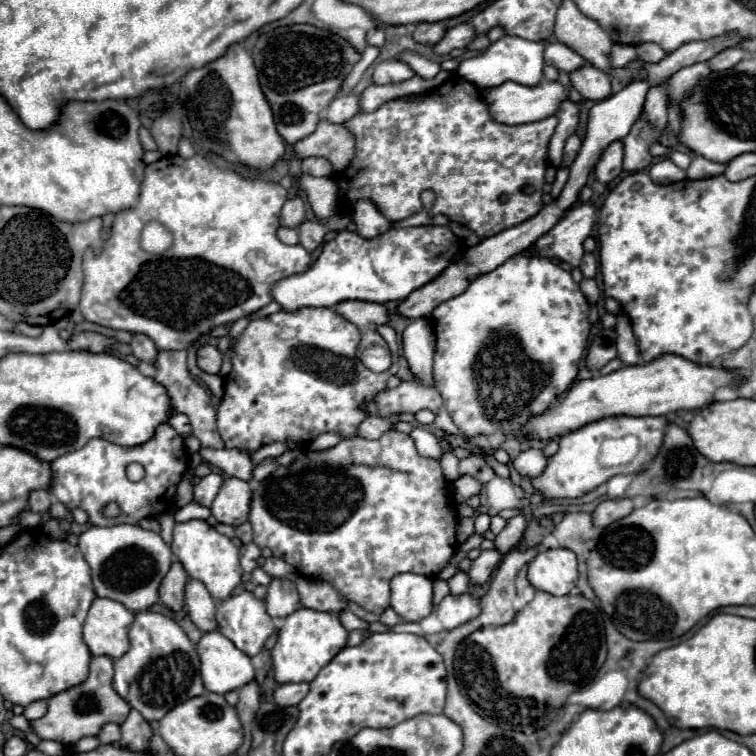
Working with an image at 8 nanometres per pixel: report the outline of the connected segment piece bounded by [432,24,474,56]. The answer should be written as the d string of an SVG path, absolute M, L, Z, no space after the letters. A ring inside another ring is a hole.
M460 24L460 26L454 26L452 30L448 30L446 36L432 50L436 56L448 56L456 48L466 48L468 42L472 42L472 38L474 38L472 26Z

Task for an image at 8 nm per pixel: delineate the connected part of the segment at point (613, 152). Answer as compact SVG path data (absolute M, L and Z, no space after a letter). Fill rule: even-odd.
M620 140L612 142L600 156L600 162L596 164L596 178L602 184L612 182L622 172L622 160L624 160L624 144Z

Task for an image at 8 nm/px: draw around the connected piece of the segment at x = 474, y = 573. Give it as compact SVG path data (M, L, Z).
M482 550L482 554L472 562L472 568L468 570L470 584L472 586L486 584L498 562L500 562L500 552L498 550Z

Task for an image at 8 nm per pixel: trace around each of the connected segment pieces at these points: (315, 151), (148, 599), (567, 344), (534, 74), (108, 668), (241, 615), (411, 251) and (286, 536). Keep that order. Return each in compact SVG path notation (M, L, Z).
M320 120L314 134L294 144L294 152L298 158L328 158L336 172L344 172L356 154L356 140L346 126Z
M118 524L110 528L90 526L80 534L78 548L92 568L96 596L116 600L134 614L150 610L150 606L158 602L160 584L172 566L172 550L160 534L132 524Z
M516 254L510 260L506 260L502 266L498 266L494 272L482 274L476 280L470 282L468 290L456 298L450 298L446 302L442 302L434 312L432 312L432 322L434 322L434 332L436 332L436 356L434 356L434 378L436 378L436 390L440 392L444 406L448 410L448 414L452 416L454 424L460 428L460 432L466 438L474 438L480 434L494 434L494 432L504 432L504 434L518 434L530 418L544 414L544 410L548 410L548 406L562 396L572 382L578 376L578 364L584 356L586 344L588 344L588 334L590 334L590 322L588 322L588 302L584 298L584 294L580 292L580 286L572 280L572 276L562 270L558 264L554 264L548 258L536 258L536 256L528 256L528 254Z
M502 36L498 42L490 44L488 50L484 54L478 54L474 58L462 60L458 66L458 74L472 82L478 88L492 88L492 86L500 86L508 80L516 82L516 84L540 84L544 74L544 50L546 44L552 40L540 40L540 42L530 42L524 38L516 38L516 36Z
M94 656L90 662L90 676L86 682L64 690L48 700L48 712L44 718L32 722L34 734L42 740L56 740L62 746L74 746L86 736L96 736L100 728L108 722L122 724L130 712L128 702L124 702L112 688L112 660L104 656Z
M248 590L218 602L216 620L218 632L248 656L256 656L274 634L274 624L264 610L264 600L258 600Z
M416 226L416 228L390 228L376 238L362 238L356 232L342 230L338 236L324 244L320 258L302 274L284 278L272 288L272 298L282 304L284 310L300 310L304 306L336 306L342 300L368 300L368 302L392 302L406 300L414 290L438 278L460 252L460 240L452 234L448 226Z
M388 430L378 440L366 440L366 438L360 438L360 436L348 438L348 440L338 442L338 446L334 446L334 448L330 448L326 452L310 452L308 450L294 464L290 464L290 466L278 466L274 470L274 474L268 476L264 482L260 482L260 486L256 488L254 498L252 498L252 508L250 508L250 522L252 522L254 544L256 546L270 548L276 558L286 560L290 566L294 566L306 578L326 580L348 602L356 602L364 610L374 612L378 616L388 608L388 584L390 584L390 580L396 574L414 572L414 574L422 574L422 576L434 578L436 574L440 574L448 566L450 558L456 554L456 526L458 526L458 516L456 516L454 506L450 504L448 484L446 484L446 478L442 478L440 462L434 460L434 458L420 456L418 450L416 450L416 446L414 446L414 440L408 434L402 434L398 430Z

